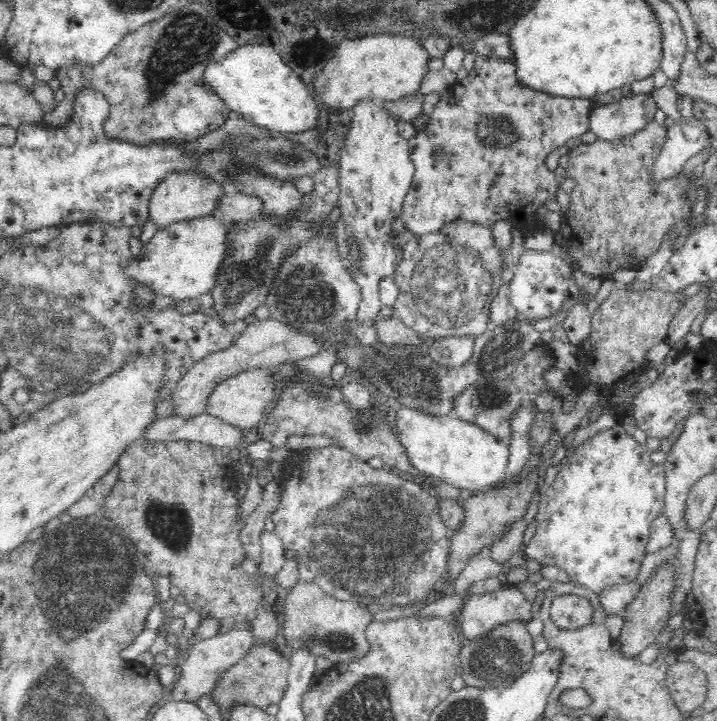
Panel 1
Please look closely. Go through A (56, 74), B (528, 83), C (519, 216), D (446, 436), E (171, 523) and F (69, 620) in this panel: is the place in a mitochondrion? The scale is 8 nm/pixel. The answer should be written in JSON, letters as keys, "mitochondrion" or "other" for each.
{"A":"other","B":"other","C":"other","D":"other","E":"mitochondrion","F":"mitochondrion"}

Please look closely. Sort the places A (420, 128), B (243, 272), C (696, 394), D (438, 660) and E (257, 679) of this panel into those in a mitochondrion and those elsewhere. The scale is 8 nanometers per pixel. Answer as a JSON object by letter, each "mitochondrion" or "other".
{"A":"other","B":"mitochondrion","C":"other","D":"other","E":"mitochondrion"}

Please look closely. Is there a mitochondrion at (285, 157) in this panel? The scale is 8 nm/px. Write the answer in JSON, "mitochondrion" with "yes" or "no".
{"mitochondrion":"yes"}

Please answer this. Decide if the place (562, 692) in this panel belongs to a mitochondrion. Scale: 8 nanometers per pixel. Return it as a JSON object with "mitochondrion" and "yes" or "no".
{"mitochondrion":"no"}

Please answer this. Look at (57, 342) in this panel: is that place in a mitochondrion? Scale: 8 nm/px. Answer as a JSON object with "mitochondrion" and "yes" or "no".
{"mitochondrion":"yes"}

